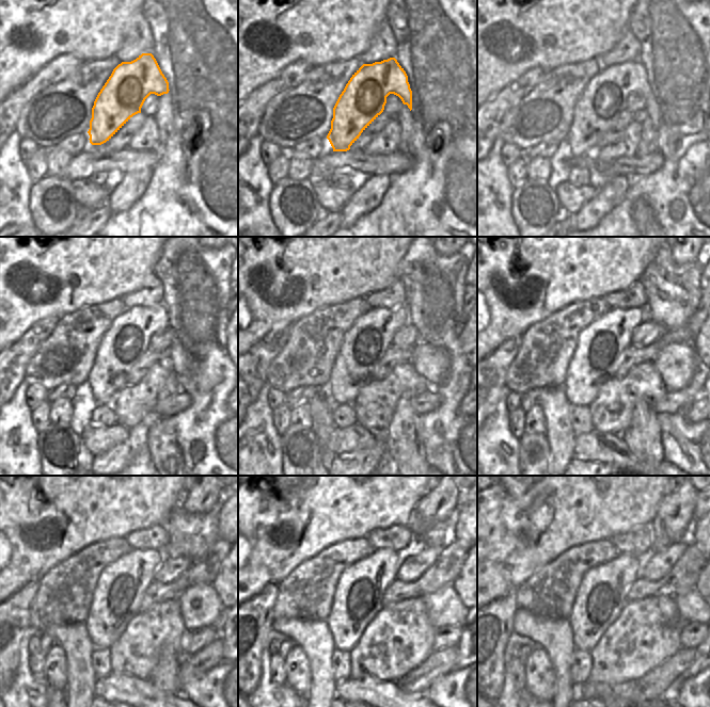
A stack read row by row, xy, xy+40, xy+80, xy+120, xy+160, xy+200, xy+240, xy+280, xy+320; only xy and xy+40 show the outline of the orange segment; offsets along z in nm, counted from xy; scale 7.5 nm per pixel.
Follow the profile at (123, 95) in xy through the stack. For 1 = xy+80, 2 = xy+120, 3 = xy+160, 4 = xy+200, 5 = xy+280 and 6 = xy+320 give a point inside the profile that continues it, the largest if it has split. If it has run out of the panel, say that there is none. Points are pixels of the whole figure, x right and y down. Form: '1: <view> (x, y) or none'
1: xy+80 (603, 99)
2: xy+120 (127, 338)
3: xy+160 (365, 342)
4: xy+200 (596, 358)
5: xy+280 (358, 598)
6: xy+320 (600, 597)

